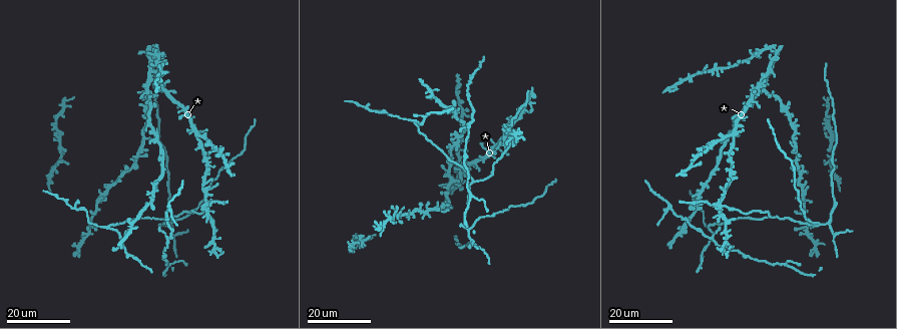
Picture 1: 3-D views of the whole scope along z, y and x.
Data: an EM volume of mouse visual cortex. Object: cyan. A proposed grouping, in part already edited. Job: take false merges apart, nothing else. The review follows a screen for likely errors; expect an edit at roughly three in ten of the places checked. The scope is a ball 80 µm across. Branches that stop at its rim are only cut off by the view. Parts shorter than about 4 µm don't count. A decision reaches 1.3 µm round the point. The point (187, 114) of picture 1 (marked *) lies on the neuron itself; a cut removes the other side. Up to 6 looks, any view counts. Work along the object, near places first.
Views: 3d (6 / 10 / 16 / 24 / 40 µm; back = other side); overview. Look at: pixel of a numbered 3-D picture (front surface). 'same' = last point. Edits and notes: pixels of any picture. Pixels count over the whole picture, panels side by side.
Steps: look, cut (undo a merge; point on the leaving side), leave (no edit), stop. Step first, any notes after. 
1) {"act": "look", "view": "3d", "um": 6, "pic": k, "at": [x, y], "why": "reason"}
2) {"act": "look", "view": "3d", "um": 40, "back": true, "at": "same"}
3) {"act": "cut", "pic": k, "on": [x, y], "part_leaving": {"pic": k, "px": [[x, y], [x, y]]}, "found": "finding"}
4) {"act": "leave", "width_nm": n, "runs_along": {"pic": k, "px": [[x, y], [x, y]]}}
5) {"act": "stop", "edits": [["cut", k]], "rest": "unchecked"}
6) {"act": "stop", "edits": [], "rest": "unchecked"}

{"act": "look", "view": "3d", "um": 16, "pic": 1, "at": [205, 193], "why": "four or more arms meet"}

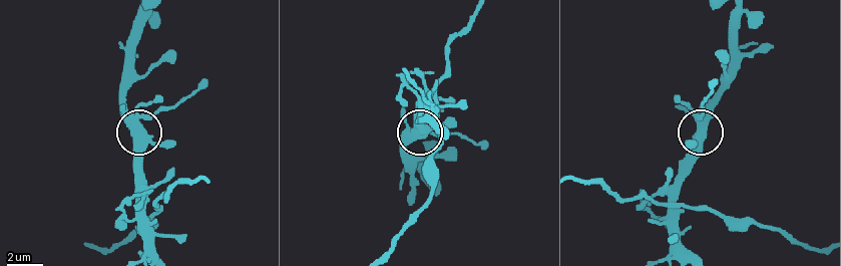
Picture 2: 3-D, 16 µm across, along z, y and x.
{"act": "look", "view": "3d", "um": 10, "pic": 2, "at": [138, 124]}

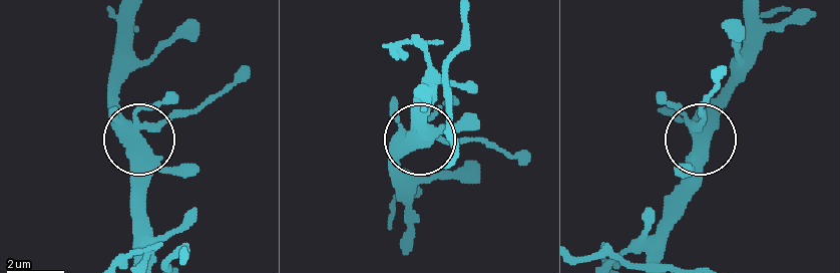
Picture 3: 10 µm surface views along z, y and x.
{"act": "leave", "width_nm": 460, "runs_along": {"pic": 3, "px": [[133, 21], [121, 86], [128, 129], [150, 131], [213, 96]]}, "found": "all the same neuron"}

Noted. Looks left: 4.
{"act": "look", "view": "3d", "um": 16, "pic": 1, "at": [716, 206], "why": "a fork"}

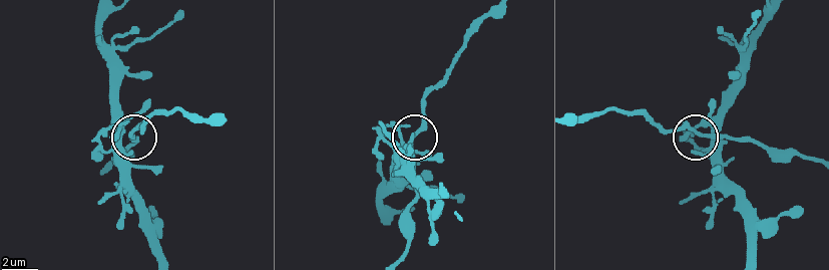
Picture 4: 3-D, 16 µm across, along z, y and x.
{"act": "look", "view": "3d", "um": 6, "pic": 4, "at": [129, 136]}

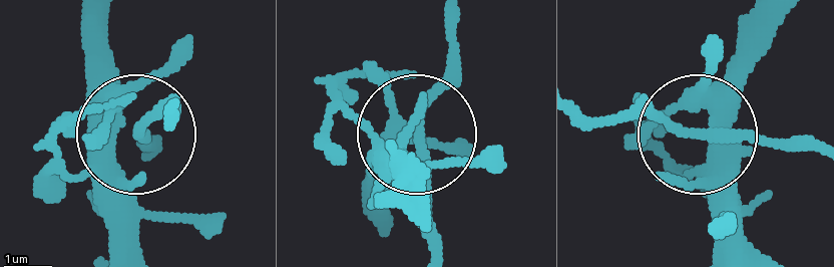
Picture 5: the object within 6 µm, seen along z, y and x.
{"act": "leave", "found": "one neuron here"}

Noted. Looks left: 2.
{"act": "look", "view": "3d", "um": 24, "pic": 1, "at": [169, 207], "why": "a fork"}

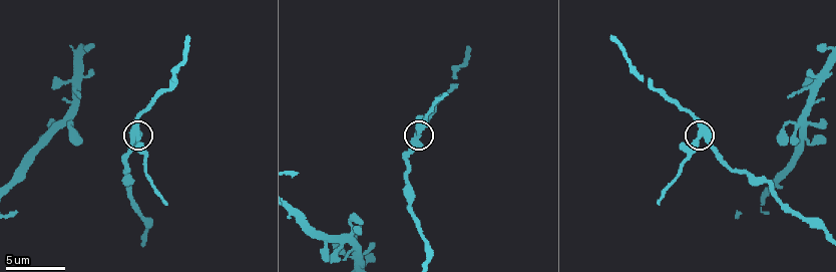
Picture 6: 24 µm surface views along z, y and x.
{"act": "look", "view": "3d", "um": 10, "pic": 6, "at": [697, 135], "why": "zoom in"}

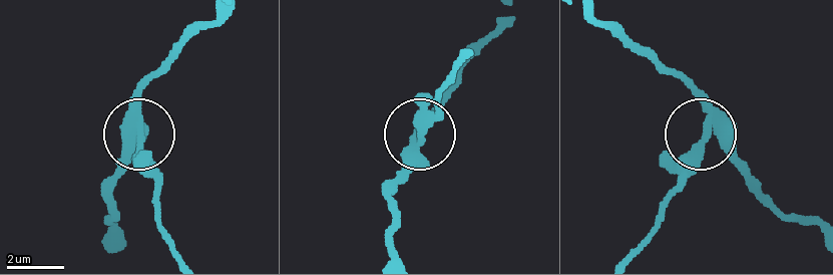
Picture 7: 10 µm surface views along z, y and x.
{"act": "cut", "pic": 7, "on": [685, 159], "side_arm_um": 8, "part_leaving": {"pic": 7, "px": [[712, 123], [700, 164], [633, 258]]}, "found": "a second neuron is stuck on"}

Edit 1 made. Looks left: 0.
{"act": "stop", "edits": [["cut", 7]], "rest": "unchecked"}

